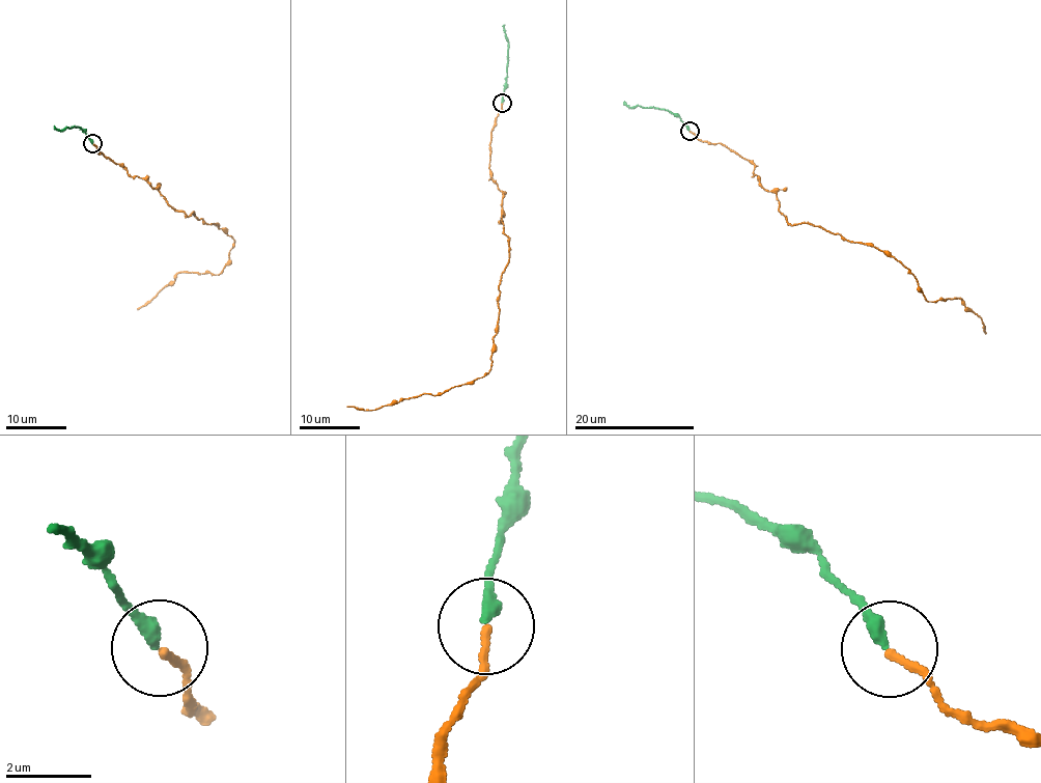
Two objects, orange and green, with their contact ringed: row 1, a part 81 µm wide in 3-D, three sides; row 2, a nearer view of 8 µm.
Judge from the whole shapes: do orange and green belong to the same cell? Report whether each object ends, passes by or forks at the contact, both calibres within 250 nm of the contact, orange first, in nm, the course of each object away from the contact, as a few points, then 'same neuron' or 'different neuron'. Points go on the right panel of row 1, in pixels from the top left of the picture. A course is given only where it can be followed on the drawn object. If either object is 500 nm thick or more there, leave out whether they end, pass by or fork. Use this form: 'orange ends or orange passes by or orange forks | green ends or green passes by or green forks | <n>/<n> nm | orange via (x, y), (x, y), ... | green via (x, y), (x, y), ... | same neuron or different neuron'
orange ends | green ends | 180/300 nm | orange via (688, 130), (750, 160), (791, 224), (810, 224), (890, 252), (928, 301), (959, 299), (986, 333) | green via (688, 130), (678, 117), (663, 109), (635, 105), (628, 107), (624, 101) | same neuron

